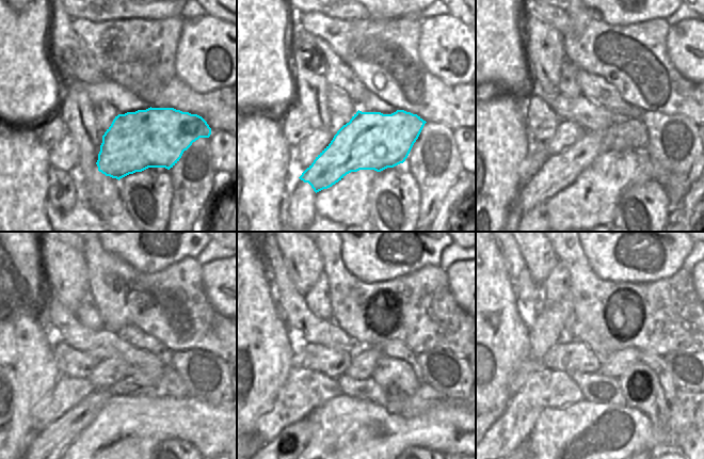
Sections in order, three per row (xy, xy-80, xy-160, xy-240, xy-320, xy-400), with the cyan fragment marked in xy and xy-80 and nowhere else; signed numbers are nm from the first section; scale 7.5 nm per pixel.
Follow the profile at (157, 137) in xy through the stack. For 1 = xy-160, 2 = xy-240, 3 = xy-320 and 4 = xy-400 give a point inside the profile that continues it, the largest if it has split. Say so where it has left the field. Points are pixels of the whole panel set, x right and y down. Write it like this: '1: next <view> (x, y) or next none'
1: next xy-160 (560, 171)
2: next xy-240 (48, 446)
3: next xy-320 (287, 446)
4: next xy-400 (525, 448)

